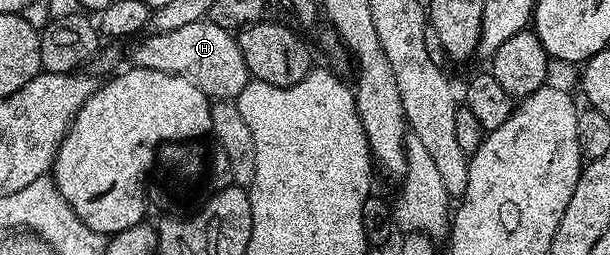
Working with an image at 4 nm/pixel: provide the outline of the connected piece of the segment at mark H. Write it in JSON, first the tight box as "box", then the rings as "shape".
{"box":[130,21,249,101],"shape":[[[210,21],[184,25],[182,29],[169,29],[169,33],[151,33],[140,38],[131,51],[130,62],[136,67],[157,69],[161,73],[173,73],[193,81],[215,101],[238,100],[241,89],[249,81],[245,57],[241,55],[238,38],[228,28]]]}

